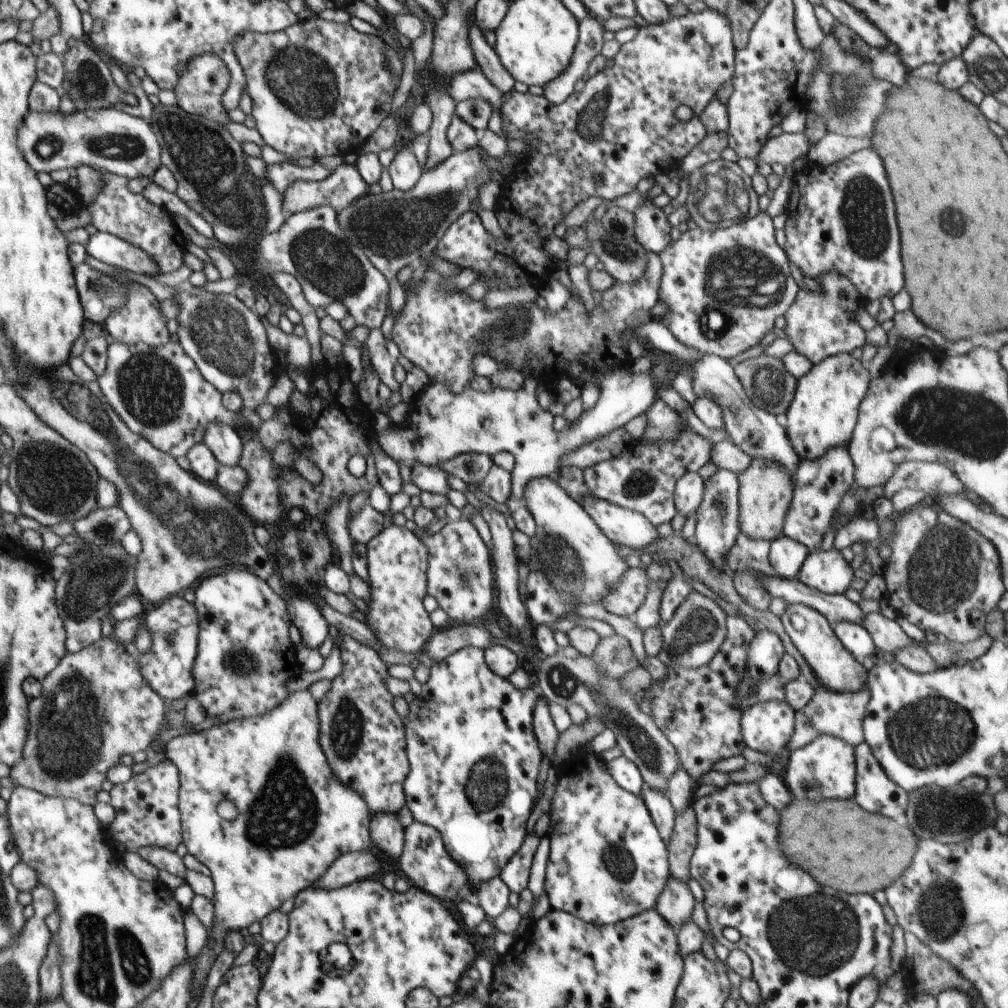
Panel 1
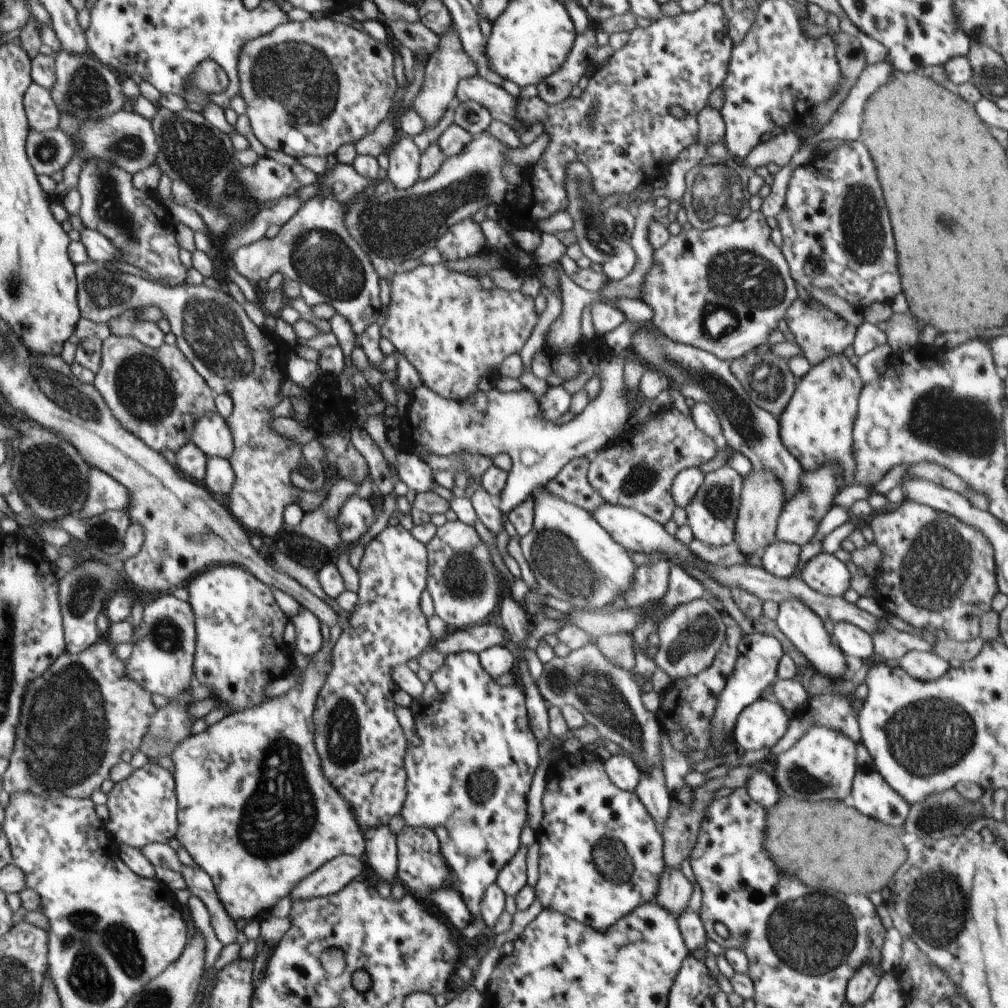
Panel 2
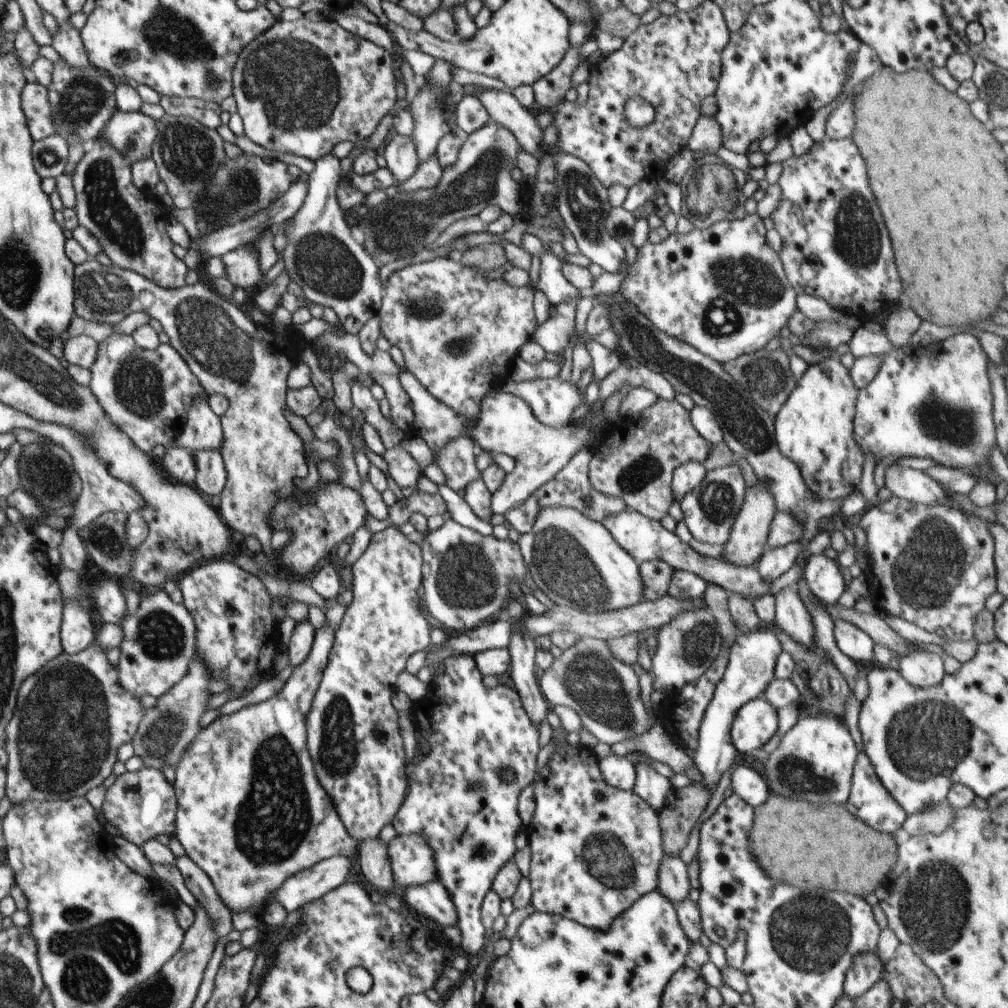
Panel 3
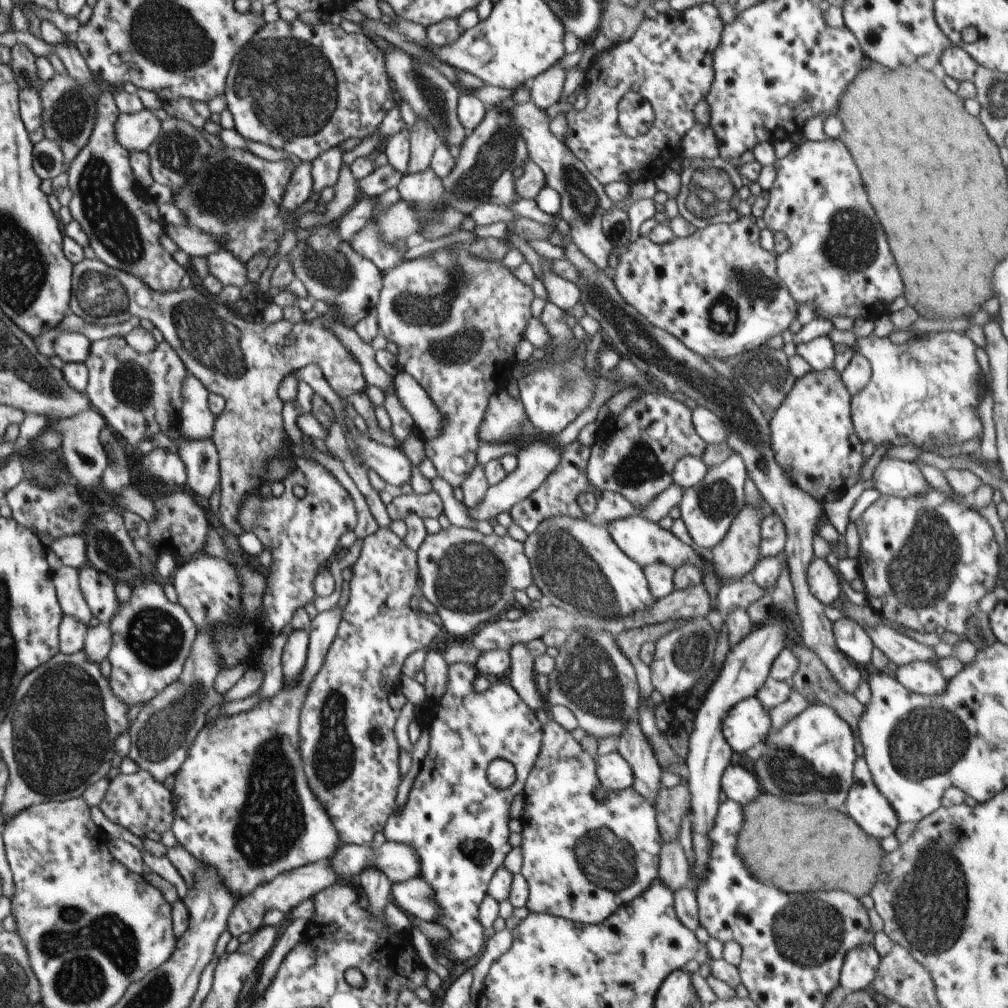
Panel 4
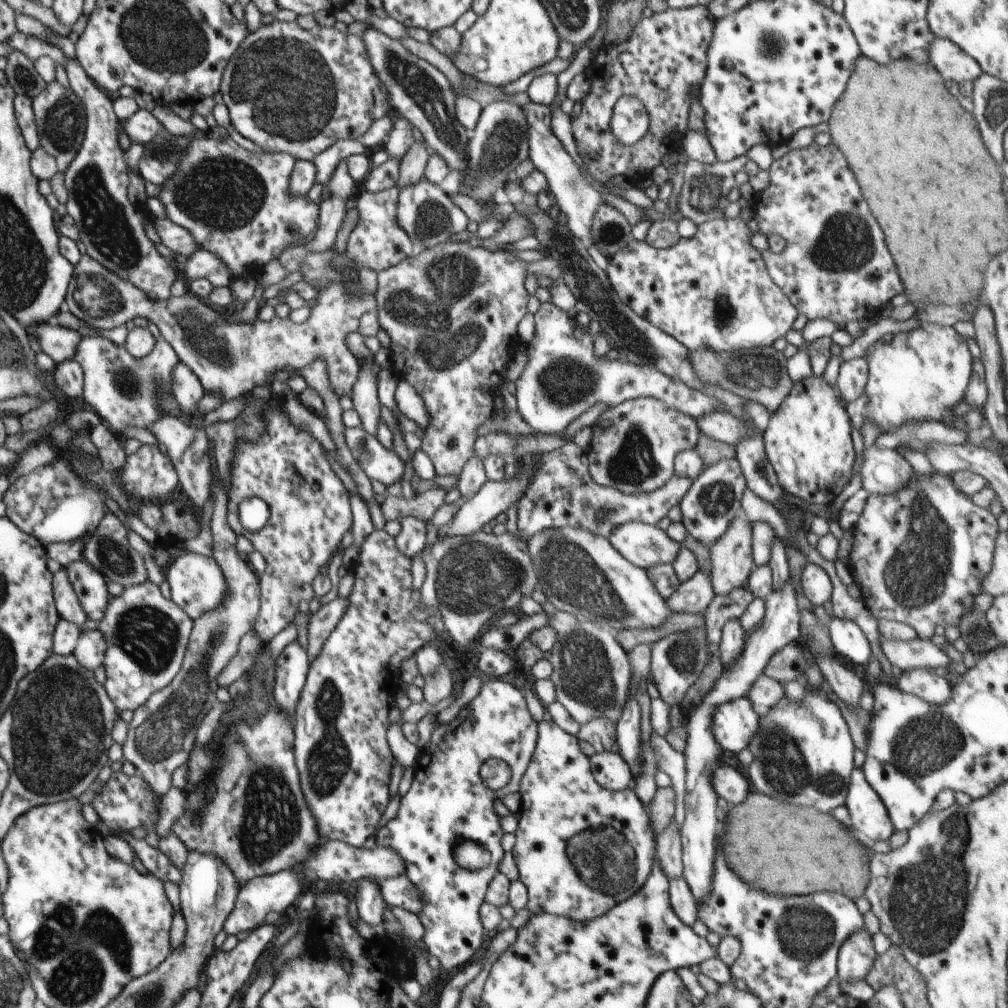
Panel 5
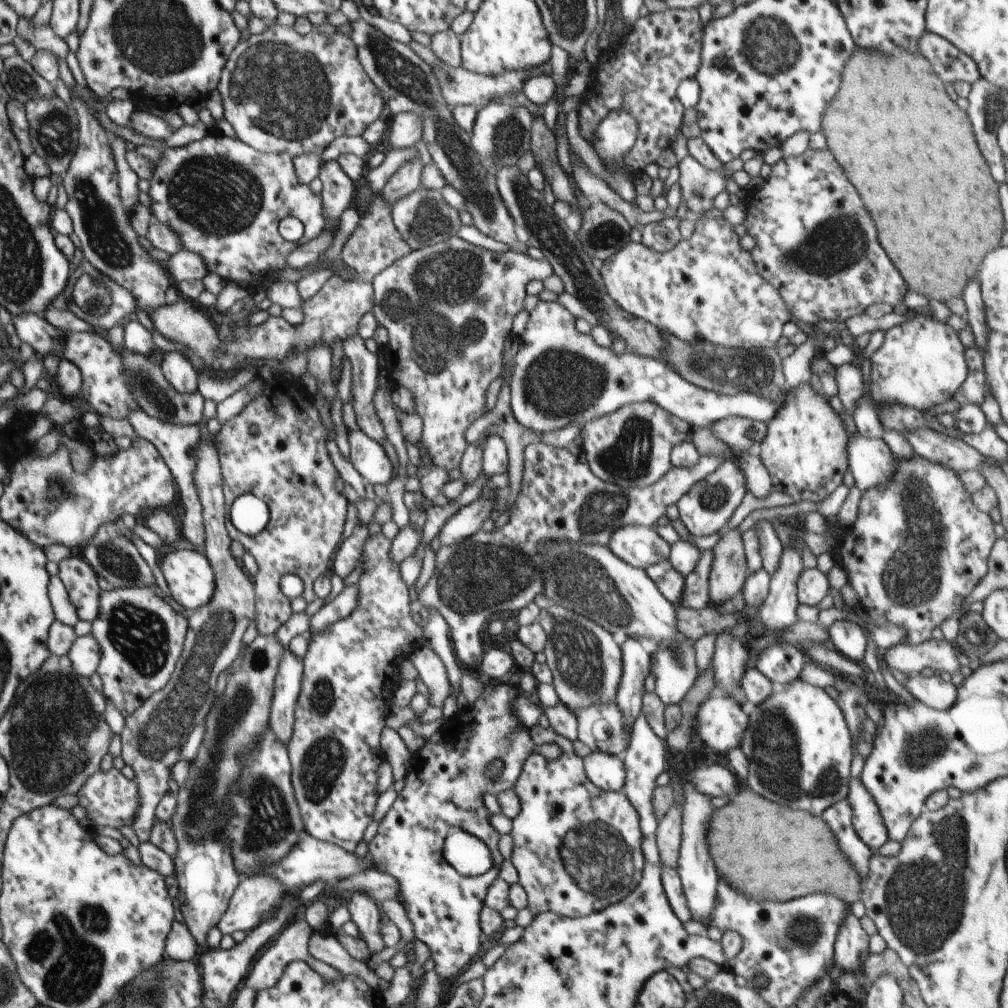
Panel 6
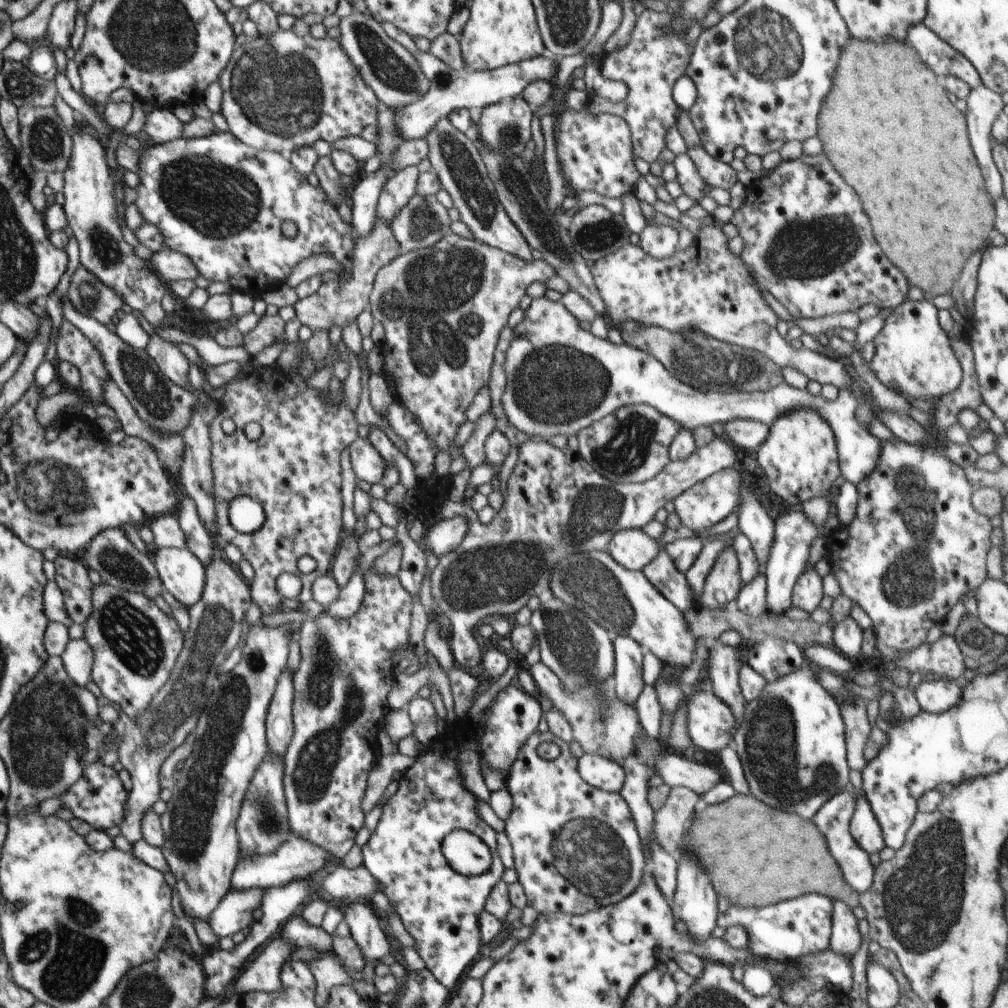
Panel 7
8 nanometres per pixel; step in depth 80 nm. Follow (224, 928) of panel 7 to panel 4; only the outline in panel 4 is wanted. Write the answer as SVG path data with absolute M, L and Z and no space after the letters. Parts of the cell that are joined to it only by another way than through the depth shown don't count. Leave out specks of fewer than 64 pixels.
M322 859L308 863L294 871L285 872L270 882L255 888L251 895L240 899L234 905L228 917L227 930L229 930L234 937L240 936L243 932L253 934L263 925L262 919L268 910L276 908L280 910L280 912L283 912L284 915L288 915L290 911L300 911L304 902L314 899L314 896L318 895L319 892L336 884L339 884L338 875L330 859Z

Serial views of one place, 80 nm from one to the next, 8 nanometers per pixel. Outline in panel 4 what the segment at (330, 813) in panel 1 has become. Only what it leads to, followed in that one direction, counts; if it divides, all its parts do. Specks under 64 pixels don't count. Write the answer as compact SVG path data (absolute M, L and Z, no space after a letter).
M335 606L318 613L311 620L307 659L300 678L294 684L260 701L249 711L231 716L220 715L211 725L202 727L190 745L186 760L175 774L174 795L177 805L171 830L177 842L202 866L216 869L235 903L278 875L308 863L330 859L344 844L327 808L310 788L299 749L300 711L307 690L320 672L330 645L336 638L342 613Z

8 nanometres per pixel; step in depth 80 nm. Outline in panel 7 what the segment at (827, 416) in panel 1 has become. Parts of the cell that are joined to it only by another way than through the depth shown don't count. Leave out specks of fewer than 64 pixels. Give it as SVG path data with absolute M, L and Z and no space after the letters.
M801 407L776 418L776 421L769 428L768 437L759 447L756 456L750 457L750 460L764 470L764 474L768 478L768 486L772 492L778 498L782 498L784 502L795 507L802 505L806 500L816 498L816 496L828 496L834 480L841 474L835 435L832 428L822 419L822 416L811 407Z

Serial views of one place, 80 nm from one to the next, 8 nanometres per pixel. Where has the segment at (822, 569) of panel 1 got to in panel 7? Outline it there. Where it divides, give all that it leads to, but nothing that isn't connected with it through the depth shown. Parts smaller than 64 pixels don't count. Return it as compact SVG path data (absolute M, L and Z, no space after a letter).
M814 569L805 571L792 588L792 606L800 608L811 614L818 607L824 597L823 579L818 576Z

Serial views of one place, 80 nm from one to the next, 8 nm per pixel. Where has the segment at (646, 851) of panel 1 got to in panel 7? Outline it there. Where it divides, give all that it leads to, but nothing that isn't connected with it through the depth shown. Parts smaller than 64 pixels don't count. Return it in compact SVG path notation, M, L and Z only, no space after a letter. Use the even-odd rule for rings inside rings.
M534 732L526 743L520 748L517 758L510 766L510 774L505 783L508 794L512 796L512 812L510 816L504 820L504 833L508 840L510 840L513 849L513 862L514 869L518 873L518 882L524 890L527 906L532 907L538 913L556 914L565 913L566 915L584 915L588 912L600 909L601 907L617 904L625 900L635 889L639 887L640 882L643 880L643 875L648 864L645 860L643 852L643 841L640 839L638 828L632 818L632 814L628 808L628 804L624 802L622 796L616 792L605 792L598 788L593 788L580 778L577 768L577 759L572 756L568 743L560 738L556 738L552 732ZM543 742L552 742L560 748L560 756L554 760L546 760L538 756L537 748Z

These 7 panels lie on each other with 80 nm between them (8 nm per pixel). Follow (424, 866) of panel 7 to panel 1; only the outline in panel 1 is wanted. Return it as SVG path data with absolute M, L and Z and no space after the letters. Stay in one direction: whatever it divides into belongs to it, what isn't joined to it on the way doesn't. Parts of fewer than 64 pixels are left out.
M467 646L448 655L444 660L435 662L431 667L430 677L423 684L421 694L416 696L409 704L409 714L403 718L406 750L410 763L410 772L405 778L403 787L405 792L405 805L414 816L414 820L422 824L432 825L442 835L443 844L449 855L468 873L473 884L473 894L476 896L478 888L484 881L499 876L501 868L516 854L522 846L526 834L526 822L530 813L536 806L538 787L538 772L542 764L543 752L540 750L537 736L533 729L533 712L540 696L532 689L520 689L510 683L510 680L495 675L487 667L485 661L485 649L475 646Z

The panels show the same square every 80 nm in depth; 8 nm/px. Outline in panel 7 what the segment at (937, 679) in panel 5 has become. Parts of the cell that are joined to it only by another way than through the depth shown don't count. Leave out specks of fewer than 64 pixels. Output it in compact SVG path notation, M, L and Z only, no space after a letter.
M940 678L918 684L914 694L924 712L944 713L959 704L963 692L955 680Z

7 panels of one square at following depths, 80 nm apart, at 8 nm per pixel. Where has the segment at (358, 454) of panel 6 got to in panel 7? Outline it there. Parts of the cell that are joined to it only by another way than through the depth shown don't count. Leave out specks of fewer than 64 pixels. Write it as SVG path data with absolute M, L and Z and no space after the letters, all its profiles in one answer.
M358 436L348 449L356 479L371 485L380 483L387 464L369 440Z

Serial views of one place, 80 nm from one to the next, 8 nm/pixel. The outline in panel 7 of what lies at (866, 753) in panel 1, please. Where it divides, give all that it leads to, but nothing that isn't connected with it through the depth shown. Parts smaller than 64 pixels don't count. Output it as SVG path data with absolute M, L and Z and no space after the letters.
M855 790L855 792L857 800L855 812L850 822L850 834L869 856L880 853L880 850L885 846L880 824L874 818L874 812L870 810L865 793L860 790Z

